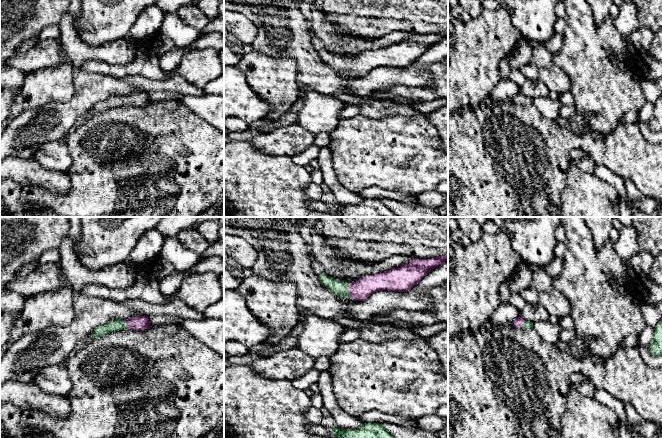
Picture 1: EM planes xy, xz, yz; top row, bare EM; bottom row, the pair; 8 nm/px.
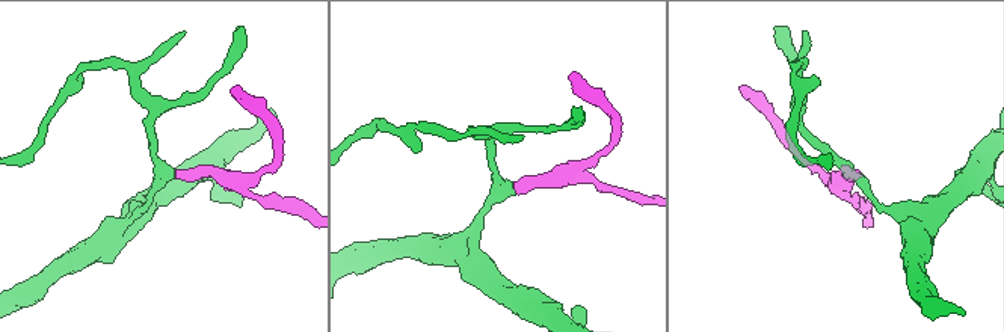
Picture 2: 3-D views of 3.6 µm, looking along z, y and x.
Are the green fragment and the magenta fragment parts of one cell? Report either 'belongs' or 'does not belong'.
belongs

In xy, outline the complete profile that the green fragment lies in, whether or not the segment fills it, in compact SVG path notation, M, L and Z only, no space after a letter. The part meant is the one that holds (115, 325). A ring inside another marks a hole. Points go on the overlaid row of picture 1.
M134 316L128 319L115 319L96 328L92 334L93 338L102 337L110 332L133 329L137 331L151 328L147 316Z

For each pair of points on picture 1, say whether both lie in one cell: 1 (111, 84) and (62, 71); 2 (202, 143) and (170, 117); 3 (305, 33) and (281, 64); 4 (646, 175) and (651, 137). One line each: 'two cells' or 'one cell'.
1: two cells
2: one cell
3: two cells
4: two cells

